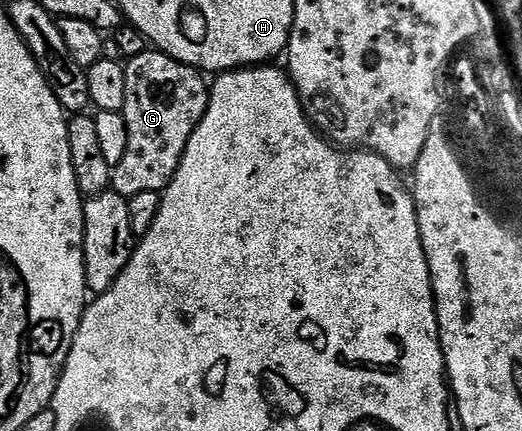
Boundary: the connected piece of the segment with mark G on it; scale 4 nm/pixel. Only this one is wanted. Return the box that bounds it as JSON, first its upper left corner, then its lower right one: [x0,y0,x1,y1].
[111,50,210,198]

